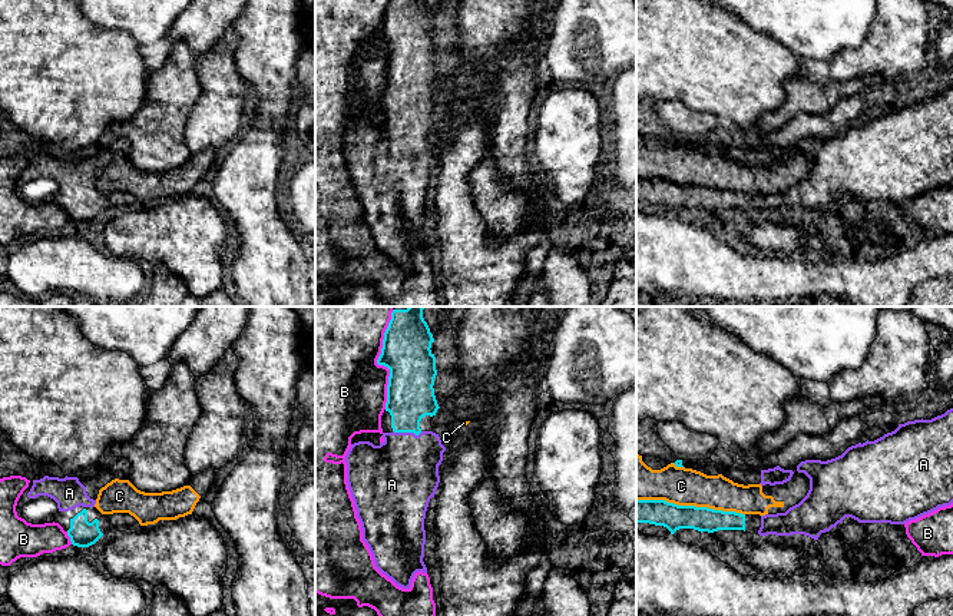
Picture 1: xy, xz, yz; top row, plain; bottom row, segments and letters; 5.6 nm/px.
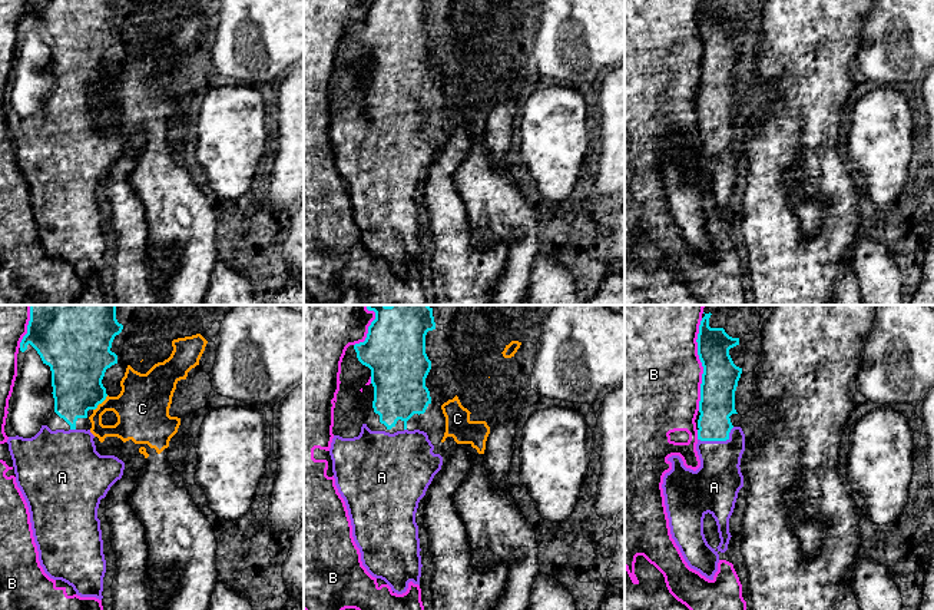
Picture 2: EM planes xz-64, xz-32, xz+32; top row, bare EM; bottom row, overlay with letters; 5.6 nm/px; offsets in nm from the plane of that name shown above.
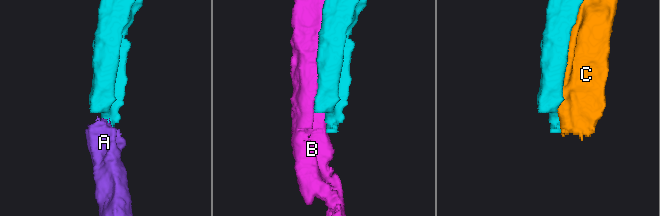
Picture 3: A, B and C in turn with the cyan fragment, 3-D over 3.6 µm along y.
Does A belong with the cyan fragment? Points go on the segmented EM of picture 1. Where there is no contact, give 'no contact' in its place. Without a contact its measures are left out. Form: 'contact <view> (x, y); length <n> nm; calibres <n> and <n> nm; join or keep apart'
contact xz (407, 431); length 170 nm; calibres 280 and 420 nm; join

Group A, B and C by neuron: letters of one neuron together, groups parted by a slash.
A / B / C

